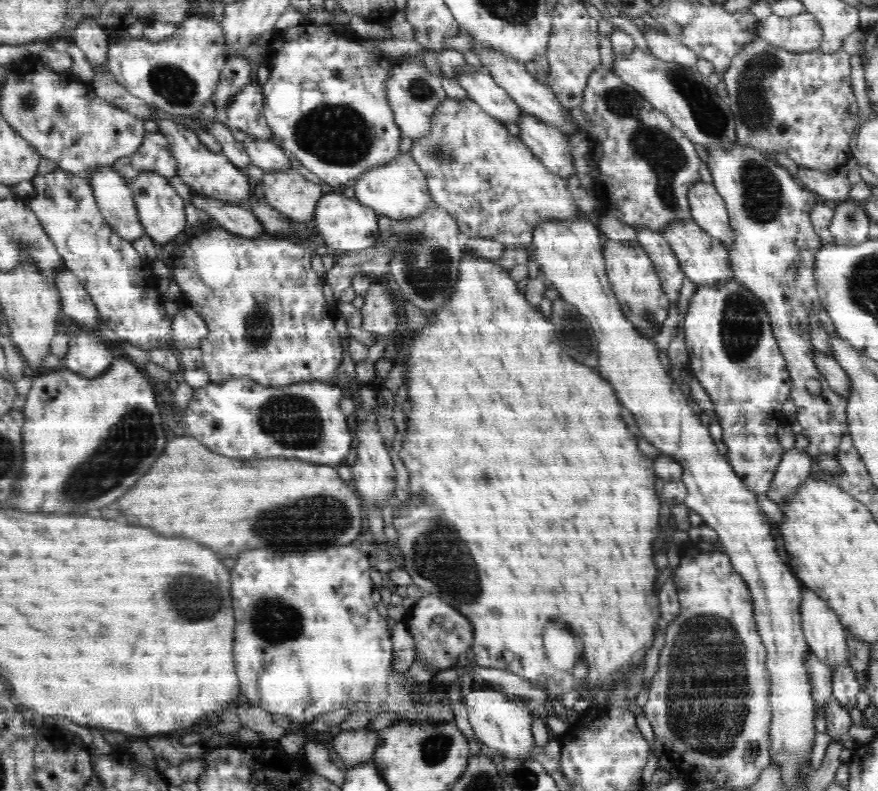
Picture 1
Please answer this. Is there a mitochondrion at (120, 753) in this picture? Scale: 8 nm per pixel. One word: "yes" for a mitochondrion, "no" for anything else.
no

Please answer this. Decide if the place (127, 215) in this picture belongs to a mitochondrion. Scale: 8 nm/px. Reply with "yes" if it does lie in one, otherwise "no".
yes

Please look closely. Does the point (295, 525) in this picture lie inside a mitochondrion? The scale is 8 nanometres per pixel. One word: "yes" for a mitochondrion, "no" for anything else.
yes

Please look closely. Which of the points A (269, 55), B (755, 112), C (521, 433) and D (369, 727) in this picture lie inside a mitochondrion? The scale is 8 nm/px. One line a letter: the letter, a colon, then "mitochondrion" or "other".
A: other
B: mitochondrion
C: other
D: other

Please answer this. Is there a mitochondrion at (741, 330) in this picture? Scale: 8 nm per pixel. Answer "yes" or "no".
yes

